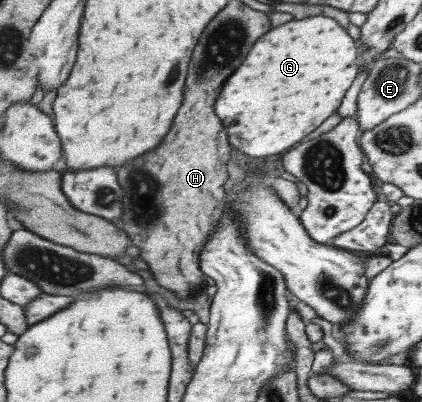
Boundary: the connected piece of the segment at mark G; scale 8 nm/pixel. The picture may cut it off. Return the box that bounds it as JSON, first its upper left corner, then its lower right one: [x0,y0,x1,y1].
[215,17,357,157]

